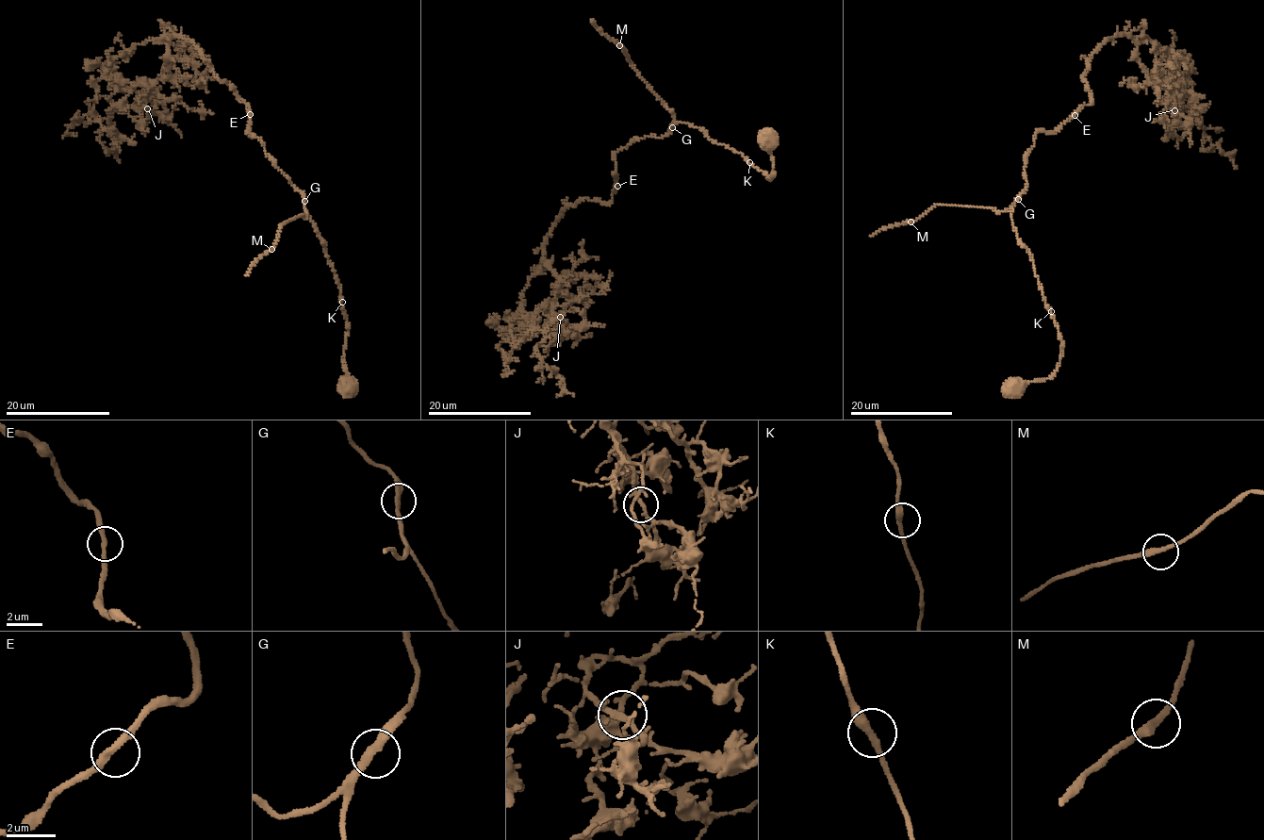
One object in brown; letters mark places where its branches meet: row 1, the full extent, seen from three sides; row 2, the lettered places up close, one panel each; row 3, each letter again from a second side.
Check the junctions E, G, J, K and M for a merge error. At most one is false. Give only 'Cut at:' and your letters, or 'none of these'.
Cut at: none of these

